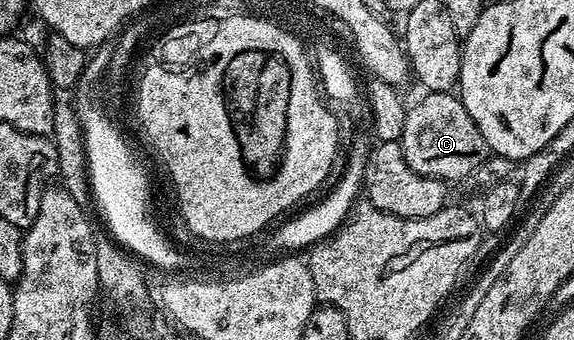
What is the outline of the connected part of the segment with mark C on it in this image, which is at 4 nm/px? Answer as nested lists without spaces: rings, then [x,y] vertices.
[[[432,92],[425,93],[423,97],[422,100],[407,109],[404,134],[400,141],[405,161],[408,162],[408,166],[411,166],[412,170],[416,170],[421,176],[436,177],[447,182],[471,177],[490,156],[484,136],[475,126],[475,120],[468,114],[461,97],[455,93]]]

